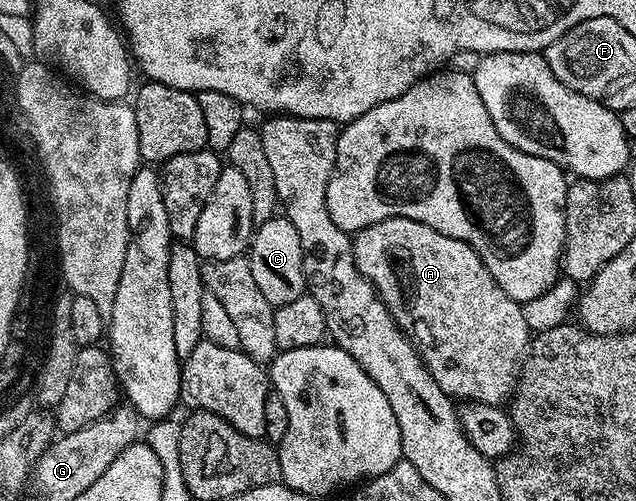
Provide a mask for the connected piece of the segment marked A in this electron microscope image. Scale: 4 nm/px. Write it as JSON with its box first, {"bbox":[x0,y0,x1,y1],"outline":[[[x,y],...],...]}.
{"bbox":[352,218,531,406],"outline":[[[410,218],[379,220],[375,224],[364,226],[363,229],[356,231],[352,235],[352,239],[353,259],[359,272],[377,289],[377,295],[381,297],[383,304],[391,312],[395,324],[404,332],[405,337],[416,345],[418,354],[425,362],[425,367],[429,369],[431,376],[435,376],[435,384],[439,384],[439,388],[443,388],[443,392],[450,398],[454,400],[465,398],[461,400],[469,404],[482,402],[491,406],[501,406],[508,403],[517,384],[522,359],[531,346],[531,331],[527,320],[523,320],[521,303],[511,300],[511,296],[507,296],[507,292],[503,292],[503,288],[499,288],[499,284],[495,284],[495,276],[491,276],[491,272],[487,272],[487,268],[481,257],[475,252],[475,248],[471,248],[471,244],[467,244],[463,240],[443,236],[443,232],[435,232],[435,228]]]}

